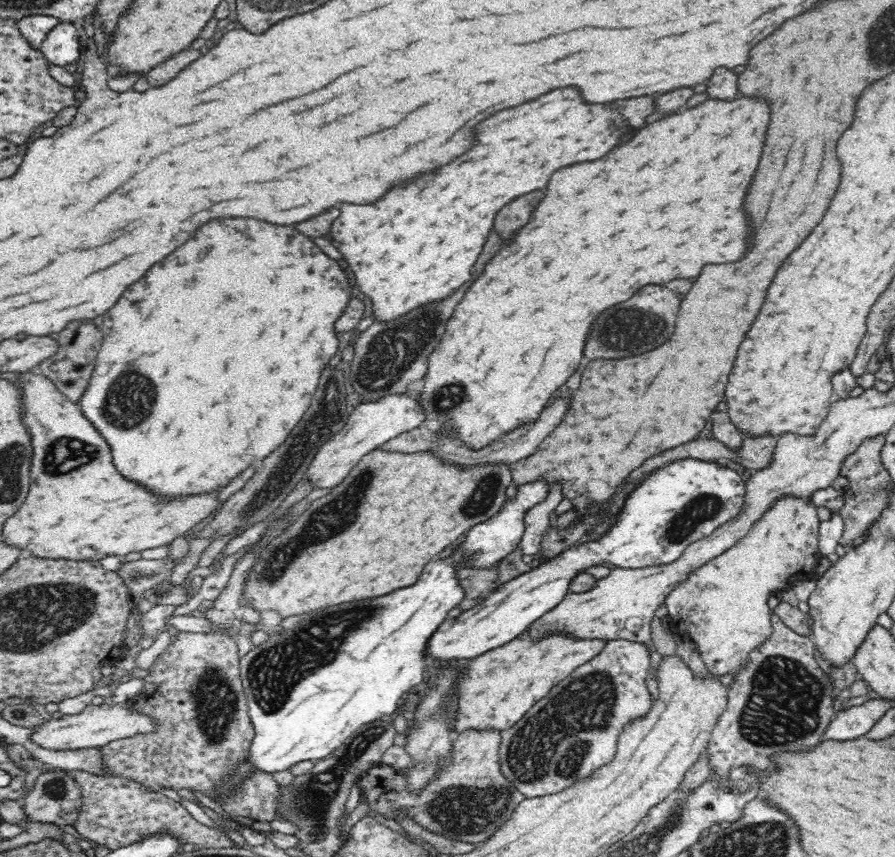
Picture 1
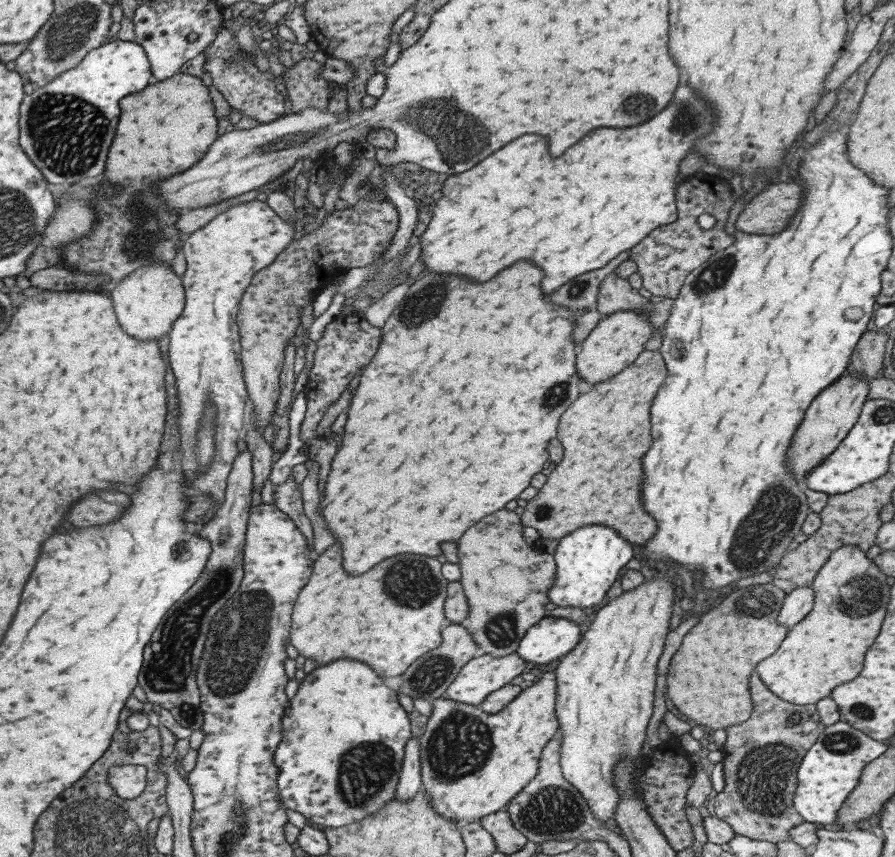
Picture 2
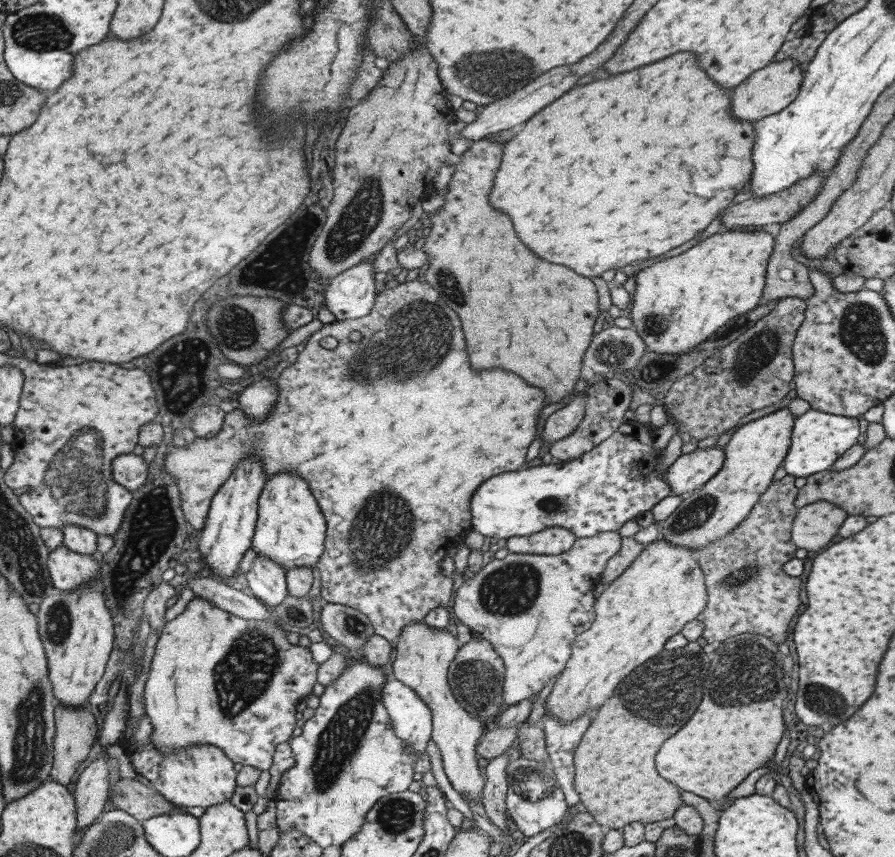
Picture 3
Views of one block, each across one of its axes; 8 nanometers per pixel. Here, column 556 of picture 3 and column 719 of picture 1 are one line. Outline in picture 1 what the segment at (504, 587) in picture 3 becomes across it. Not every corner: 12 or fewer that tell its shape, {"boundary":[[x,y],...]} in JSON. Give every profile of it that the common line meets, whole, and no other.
{"boundary":[[784,495],[665,604],[707,670],[771,638],[768,597],[816,578],[819,508]]}

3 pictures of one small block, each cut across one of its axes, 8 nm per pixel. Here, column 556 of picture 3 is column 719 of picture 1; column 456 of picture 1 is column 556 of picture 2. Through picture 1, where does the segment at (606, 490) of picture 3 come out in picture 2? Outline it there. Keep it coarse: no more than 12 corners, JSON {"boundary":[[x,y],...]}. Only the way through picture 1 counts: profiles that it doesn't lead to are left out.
{"boundary":[[549,616],[516,651],[530,666],[552,665],[580,639],[578,623]]}

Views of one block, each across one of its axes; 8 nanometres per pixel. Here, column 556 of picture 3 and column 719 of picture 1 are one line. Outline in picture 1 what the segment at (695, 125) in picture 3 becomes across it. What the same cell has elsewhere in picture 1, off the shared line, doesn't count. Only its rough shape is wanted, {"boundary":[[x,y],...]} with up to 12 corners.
{"boundary":[[770,104],[552,174],[428,358],[428,420],[531,423],[590,324],[746,254]]}

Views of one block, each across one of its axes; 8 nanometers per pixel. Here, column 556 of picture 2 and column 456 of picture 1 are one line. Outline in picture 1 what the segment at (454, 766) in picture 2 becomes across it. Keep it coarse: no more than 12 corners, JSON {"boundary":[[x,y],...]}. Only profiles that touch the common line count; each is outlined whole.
{"boundary":[[526,630],[468,661],[456,736],[513,727],[604,639]]}

